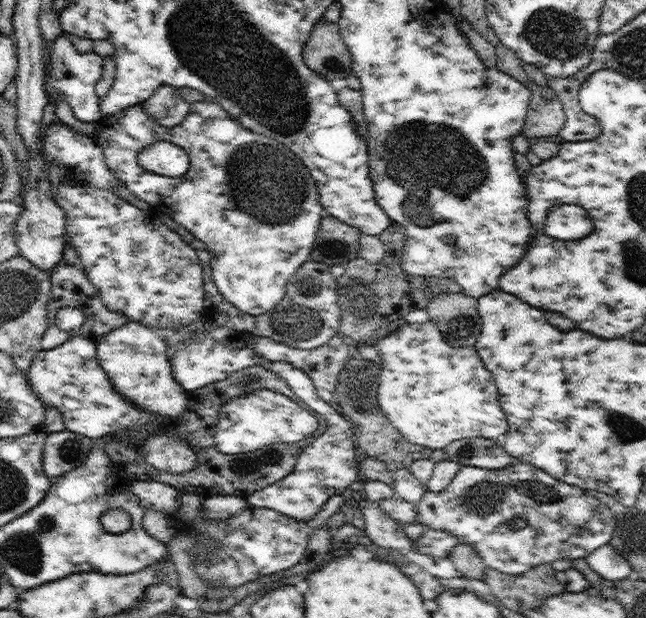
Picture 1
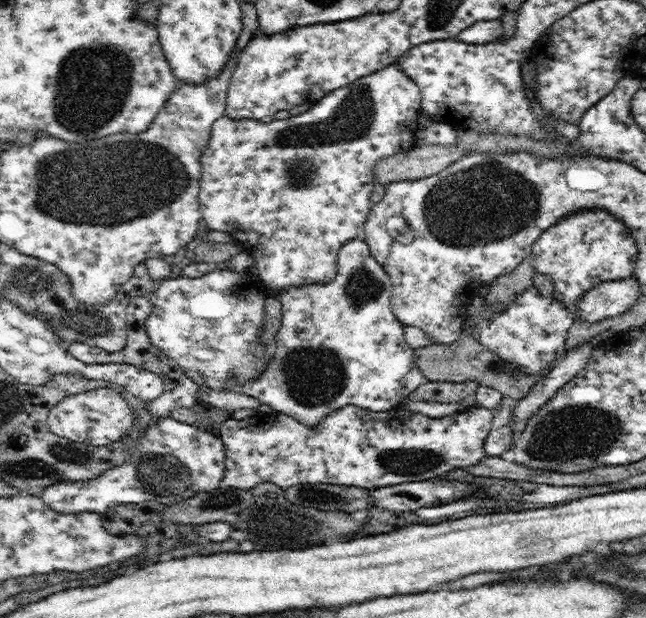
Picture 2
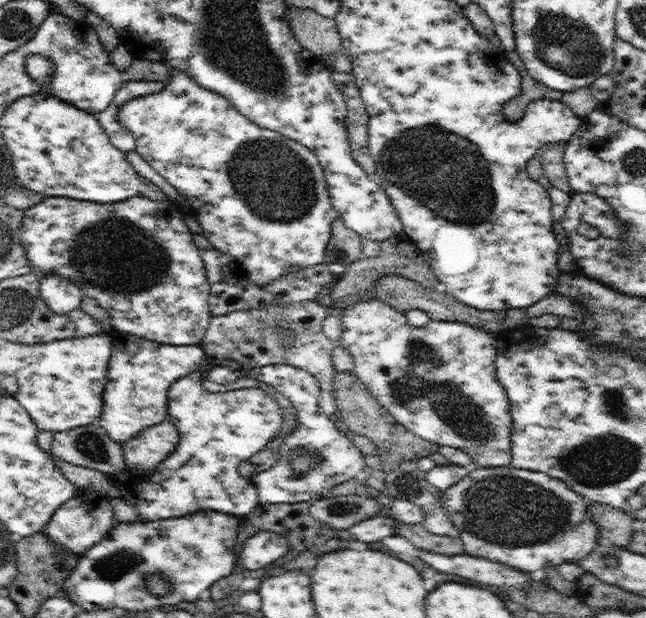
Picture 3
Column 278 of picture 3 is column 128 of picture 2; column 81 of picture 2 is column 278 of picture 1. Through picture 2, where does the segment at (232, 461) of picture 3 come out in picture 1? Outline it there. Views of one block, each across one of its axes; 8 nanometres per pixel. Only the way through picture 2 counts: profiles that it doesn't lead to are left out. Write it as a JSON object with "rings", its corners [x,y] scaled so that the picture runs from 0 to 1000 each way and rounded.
{"rings":[[[424,631],[378,634],[368,647],[353,647],[339,670],[339,688],[331,715],[337,727],[353,733],[393,731],[424,717],[457,717],[481,709],[492,691],[491,676],[477,663],[464,659],[455,647]]]}

